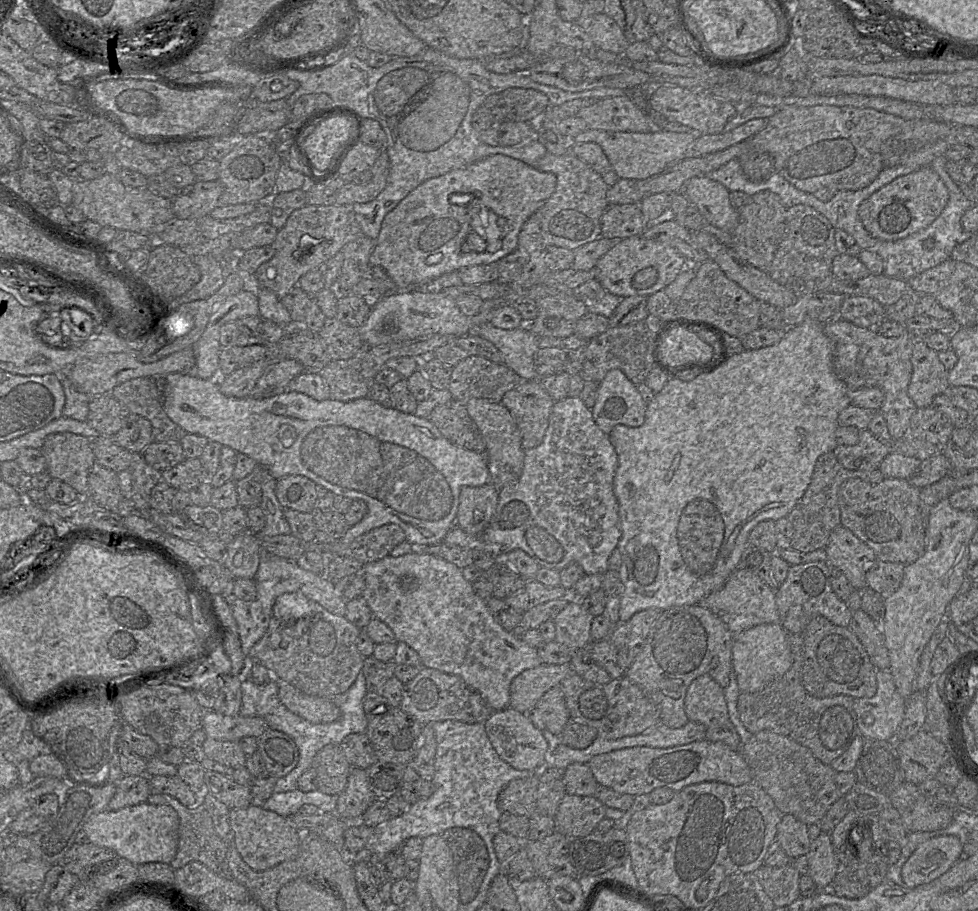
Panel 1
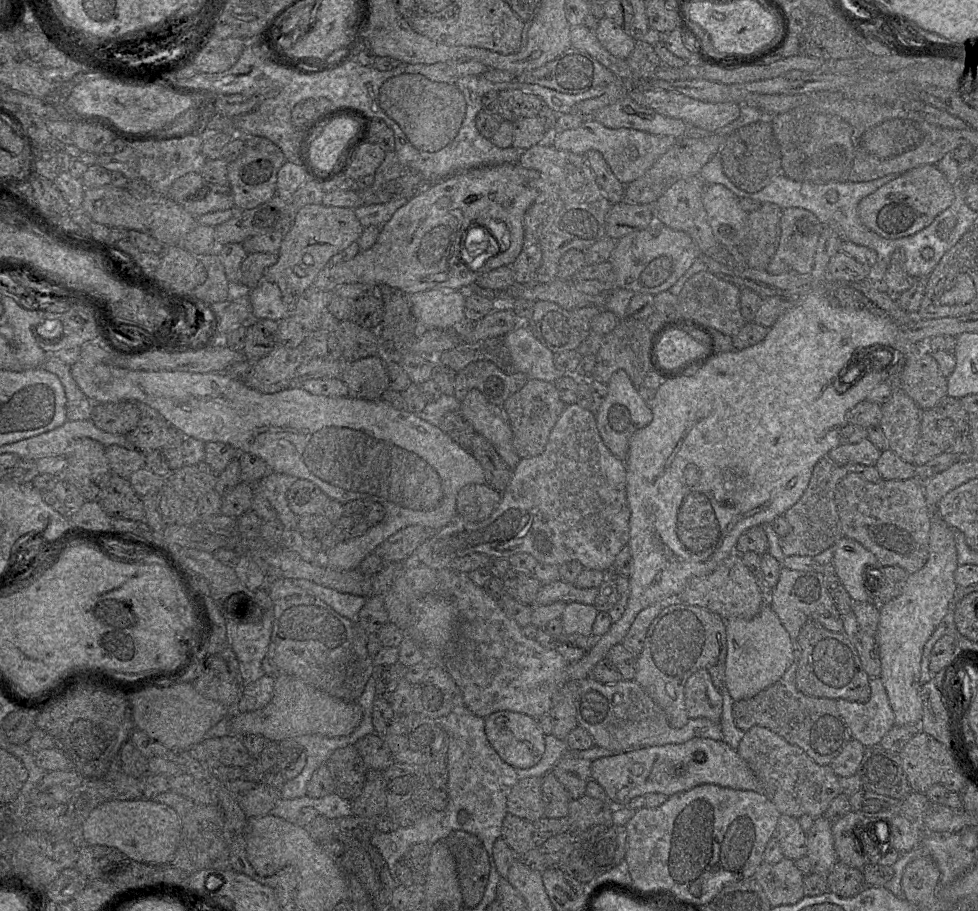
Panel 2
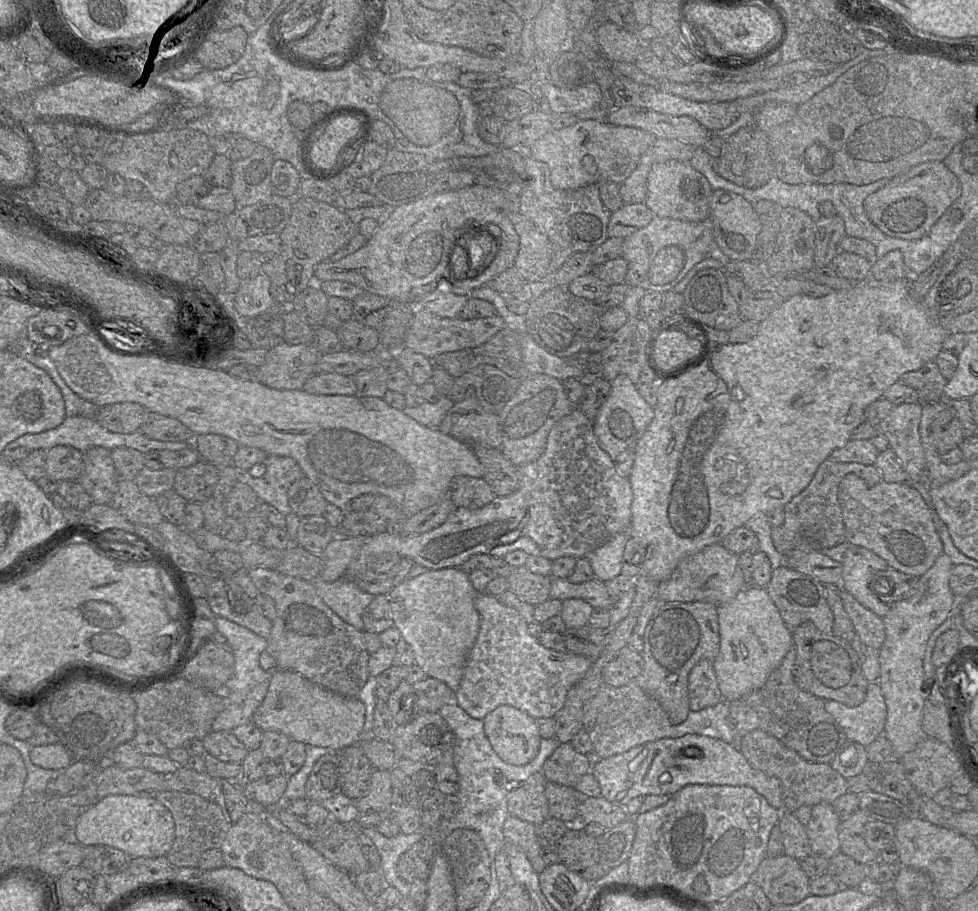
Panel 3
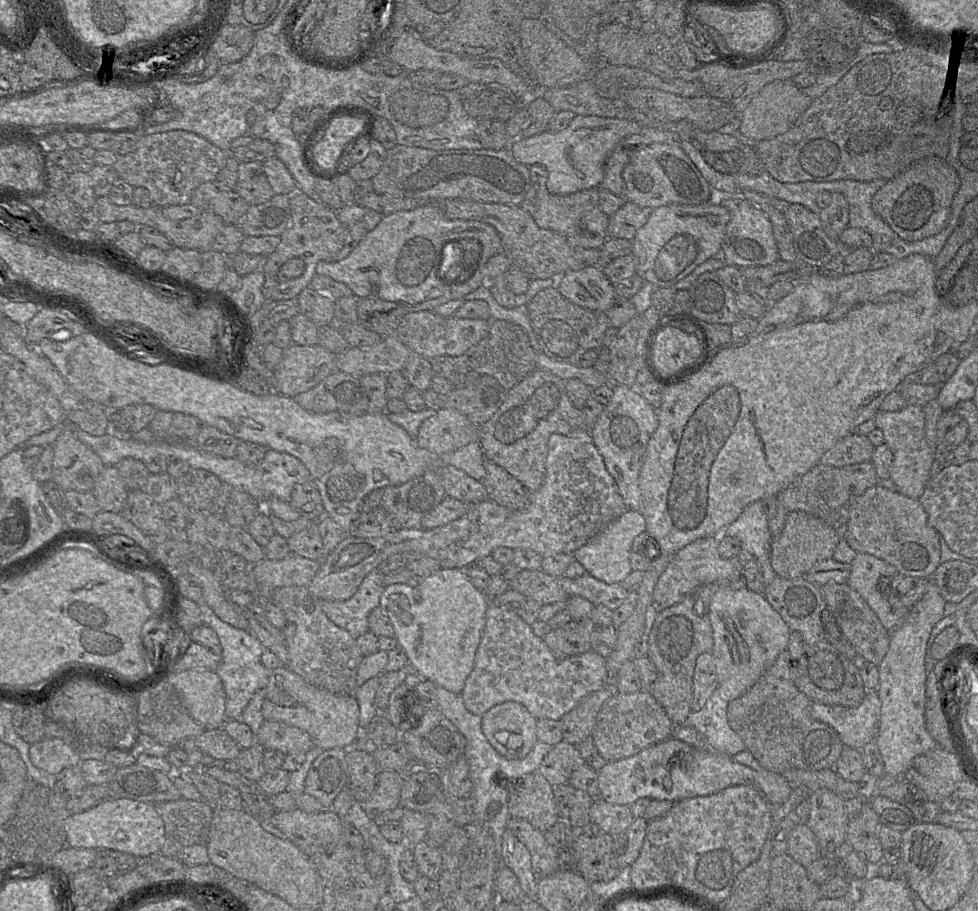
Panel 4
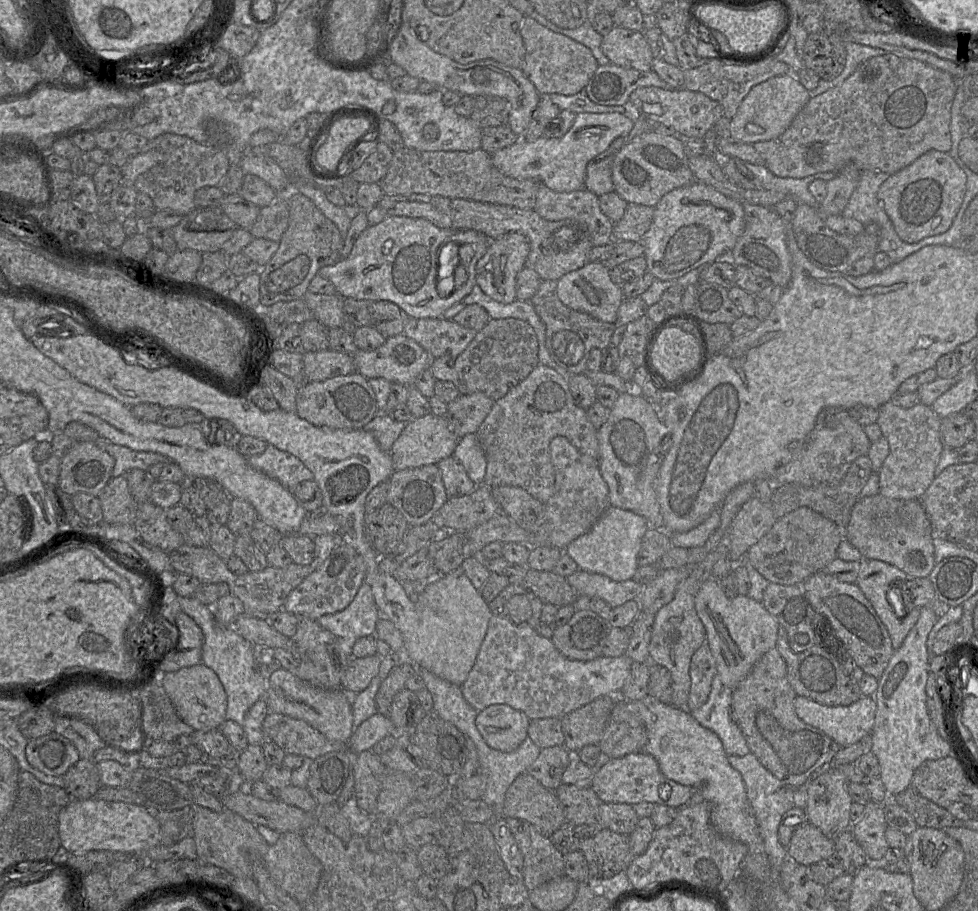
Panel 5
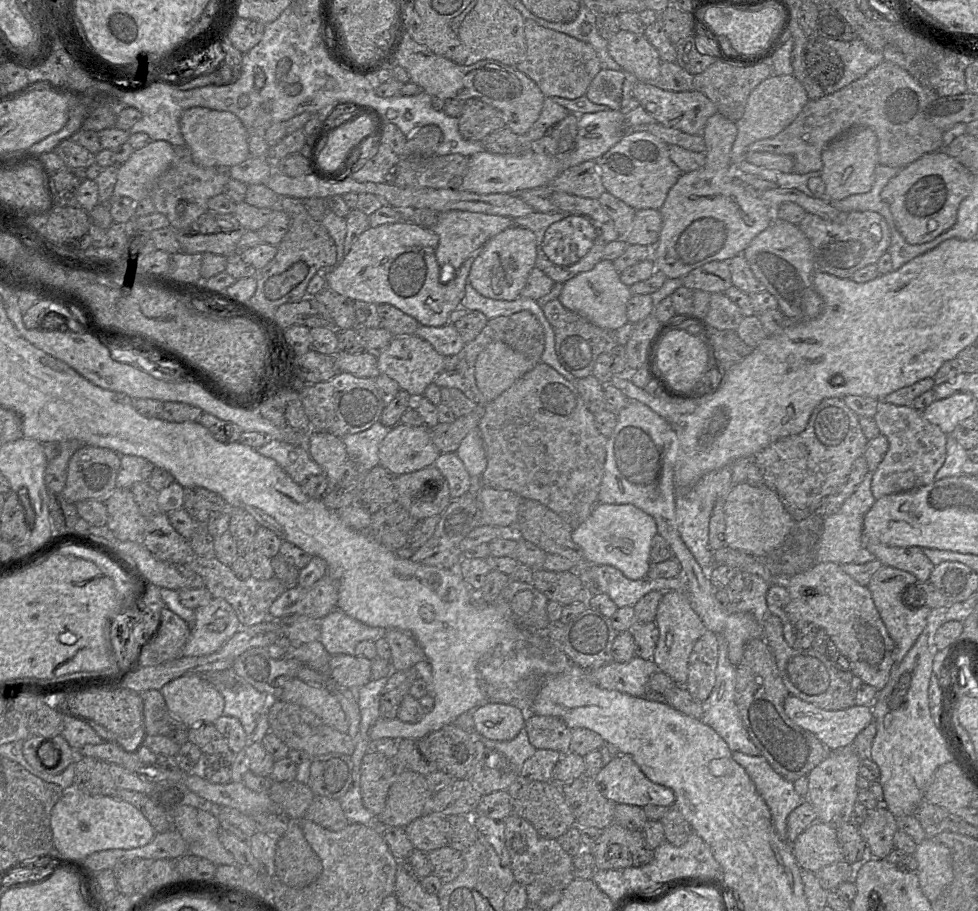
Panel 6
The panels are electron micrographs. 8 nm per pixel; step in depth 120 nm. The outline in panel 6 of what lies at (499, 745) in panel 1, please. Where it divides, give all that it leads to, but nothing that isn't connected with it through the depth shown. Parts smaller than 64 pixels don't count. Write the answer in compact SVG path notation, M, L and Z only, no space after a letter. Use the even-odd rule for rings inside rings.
M487 702L474 710L475 731L489 740L510 741L525 727L527 715L509 704Z

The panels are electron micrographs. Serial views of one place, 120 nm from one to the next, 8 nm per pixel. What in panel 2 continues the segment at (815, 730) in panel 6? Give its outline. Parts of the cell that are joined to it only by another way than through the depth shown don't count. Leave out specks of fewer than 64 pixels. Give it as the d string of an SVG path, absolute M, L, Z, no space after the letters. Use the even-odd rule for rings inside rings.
M880 677L870 678L871 695L866 702L836 700L837 709L847 724L851 737L866 748L879 745L895 725L894 712Z

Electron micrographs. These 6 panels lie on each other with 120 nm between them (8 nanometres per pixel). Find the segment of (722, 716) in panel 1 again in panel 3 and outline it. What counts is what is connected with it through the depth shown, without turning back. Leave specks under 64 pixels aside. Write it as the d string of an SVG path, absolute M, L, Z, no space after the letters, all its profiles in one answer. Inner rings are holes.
M701 660L688 676L688 696L690 711L699 711L716 705L722 700L713 661Z

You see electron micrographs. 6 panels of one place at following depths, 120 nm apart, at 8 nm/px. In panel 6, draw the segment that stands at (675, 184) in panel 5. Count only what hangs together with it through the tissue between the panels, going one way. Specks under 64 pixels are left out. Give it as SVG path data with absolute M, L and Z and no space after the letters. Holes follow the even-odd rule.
M647 131L625 133L597 162L606 191L635 210L659 210L682 174L669 156L668 145Z

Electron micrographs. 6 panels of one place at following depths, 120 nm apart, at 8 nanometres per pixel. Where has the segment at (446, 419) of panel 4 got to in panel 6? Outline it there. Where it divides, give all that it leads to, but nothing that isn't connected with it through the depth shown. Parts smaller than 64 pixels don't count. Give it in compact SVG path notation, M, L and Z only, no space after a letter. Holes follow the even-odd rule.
M398 423L379 446L379 465L395 476L412 473L434 465L440 456L428 427Z

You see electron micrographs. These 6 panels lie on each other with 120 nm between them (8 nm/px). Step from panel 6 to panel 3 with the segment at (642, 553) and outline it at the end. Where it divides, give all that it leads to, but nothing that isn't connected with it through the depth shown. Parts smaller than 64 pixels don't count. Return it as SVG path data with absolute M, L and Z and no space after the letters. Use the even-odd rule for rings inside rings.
M630 530L618 533L585 557L595 578L606 582L621 574L623 551L629 538Z

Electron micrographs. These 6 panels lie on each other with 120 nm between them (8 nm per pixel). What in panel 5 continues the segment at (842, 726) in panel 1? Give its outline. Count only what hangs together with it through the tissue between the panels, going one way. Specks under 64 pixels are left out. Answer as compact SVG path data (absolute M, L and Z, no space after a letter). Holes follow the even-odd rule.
M776 648L767 651L754 665L750 673L733 690L730 716L741 730L750 753L785 786L807 786L812 774L823 765L829 765L840 746L821 730L804 723L796 714L794 700L797 697L787 678L787 667Z

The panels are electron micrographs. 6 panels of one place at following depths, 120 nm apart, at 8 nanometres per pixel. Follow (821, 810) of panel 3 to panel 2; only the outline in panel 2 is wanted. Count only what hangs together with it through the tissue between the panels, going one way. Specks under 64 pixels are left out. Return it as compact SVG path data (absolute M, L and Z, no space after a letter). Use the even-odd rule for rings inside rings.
M825 816L816 818L807 832L807 856L811 861L813 873L822 876L827 876L839 861L834 849L832 823Z

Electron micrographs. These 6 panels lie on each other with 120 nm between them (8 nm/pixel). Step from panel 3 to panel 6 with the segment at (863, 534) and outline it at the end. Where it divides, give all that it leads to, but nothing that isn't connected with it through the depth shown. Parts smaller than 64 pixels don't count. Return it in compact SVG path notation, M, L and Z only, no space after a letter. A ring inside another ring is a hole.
M864 542L864 547L872 553L877 560L879 560L884 566L890 566L902 571L906 571L916 577L918 582L927 582L931 575L934 565L923 553L922 549L919 547L896 547L887 546L879 543L866 543Z

